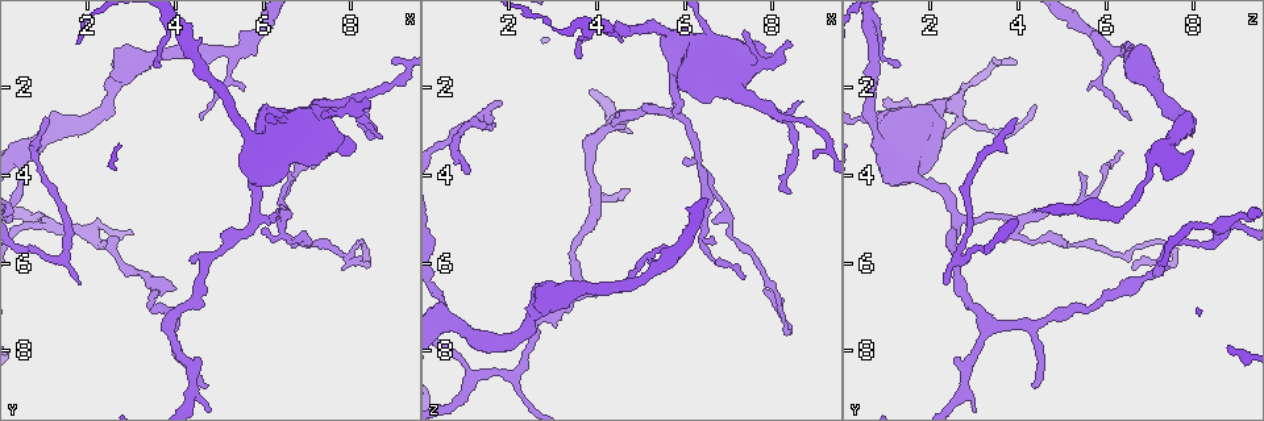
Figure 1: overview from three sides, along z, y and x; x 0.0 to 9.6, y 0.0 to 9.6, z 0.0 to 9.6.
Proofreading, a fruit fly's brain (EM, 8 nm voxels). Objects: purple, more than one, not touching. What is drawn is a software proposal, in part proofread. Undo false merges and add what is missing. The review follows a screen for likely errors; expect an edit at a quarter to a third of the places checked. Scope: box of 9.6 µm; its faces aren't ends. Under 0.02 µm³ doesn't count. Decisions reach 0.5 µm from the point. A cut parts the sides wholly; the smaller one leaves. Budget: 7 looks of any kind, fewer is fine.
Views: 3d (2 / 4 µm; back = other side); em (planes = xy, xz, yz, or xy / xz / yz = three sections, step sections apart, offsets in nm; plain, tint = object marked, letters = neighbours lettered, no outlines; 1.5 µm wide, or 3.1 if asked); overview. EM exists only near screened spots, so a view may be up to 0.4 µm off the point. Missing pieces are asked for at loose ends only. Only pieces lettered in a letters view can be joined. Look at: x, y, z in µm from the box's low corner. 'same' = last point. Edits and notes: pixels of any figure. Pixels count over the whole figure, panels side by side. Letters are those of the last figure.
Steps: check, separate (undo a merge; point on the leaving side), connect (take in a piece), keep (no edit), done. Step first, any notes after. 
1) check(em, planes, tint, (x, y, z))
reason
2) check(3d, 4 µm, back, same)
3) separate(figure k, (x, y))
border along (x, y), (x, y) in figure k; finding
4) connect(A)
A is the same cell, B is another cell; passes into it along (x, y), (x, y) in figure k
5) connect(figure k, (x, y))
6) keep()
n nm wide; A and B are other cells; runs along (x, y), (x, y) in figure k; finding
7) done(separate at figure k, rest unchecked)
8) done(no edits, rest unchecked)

check(em, yz, step 8, letters, (1.75, 6.45, 2.35))
tapers out

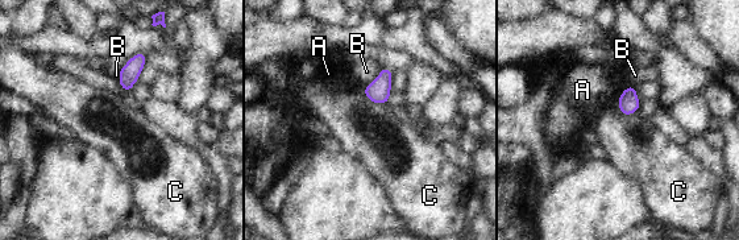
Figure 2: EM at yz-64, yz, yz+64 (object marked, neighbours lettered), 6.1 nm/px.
keep()
A, B and C are other cells; border along (361, 89), (372, 102), (386, 104) in figure 2; no lettered piece goes on from it

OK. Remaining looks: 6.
check(3d, 2 µm, (8.30, 5.50, 7.20))
closes a loop

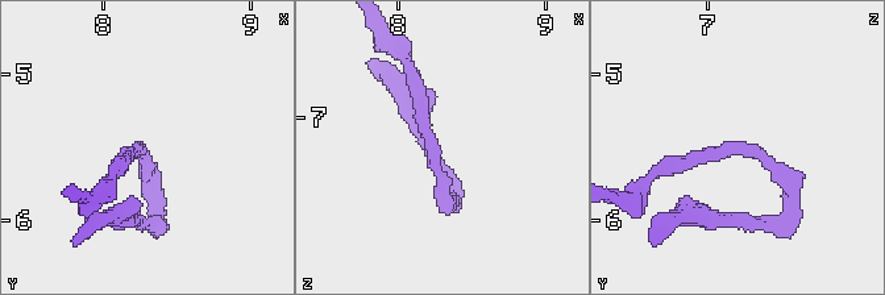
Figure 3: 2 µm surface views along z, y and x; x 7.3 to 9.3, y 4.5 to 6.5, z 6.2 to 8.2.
check(em, yz, step 4, tint, (8.28, 5.54, 7.22))

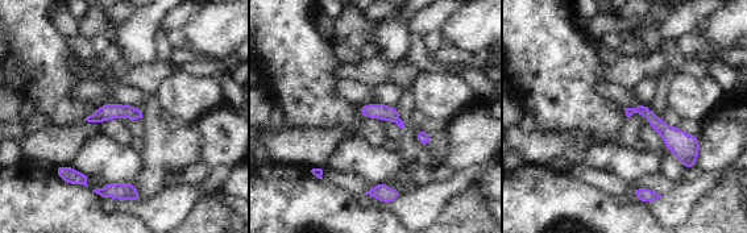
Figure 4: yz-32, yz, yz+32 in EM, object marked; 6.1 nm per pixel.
check(em, planes, letters, same)

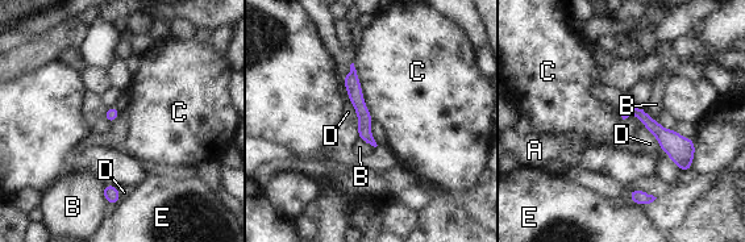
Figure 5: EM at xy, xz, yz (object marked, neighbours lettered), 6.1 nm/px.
keep()
C touches over 360 nm; A, B, C, D and E are other cells; runs along (624, 113), (640, 113), (689, 163) in figure 5; one neuron here

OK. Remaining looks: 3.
check(em, planes, tint, (6.35, 5.20, 3.95))
a fork

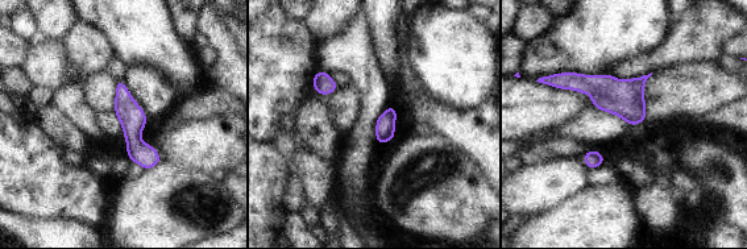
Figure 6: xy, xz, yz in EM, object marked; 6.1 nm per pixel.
check(em, planes, letters, same)

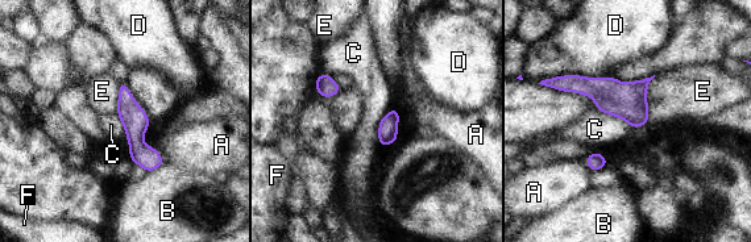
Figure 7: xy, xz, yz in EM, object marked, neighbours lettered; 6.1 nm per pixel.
keep()
A, B, C, D, E and F are other cells; border along (596, 108), (635, 128), (650, 120) in figure 7; one neuron here

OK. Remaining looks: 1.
done(no edits, rest unchecked)

